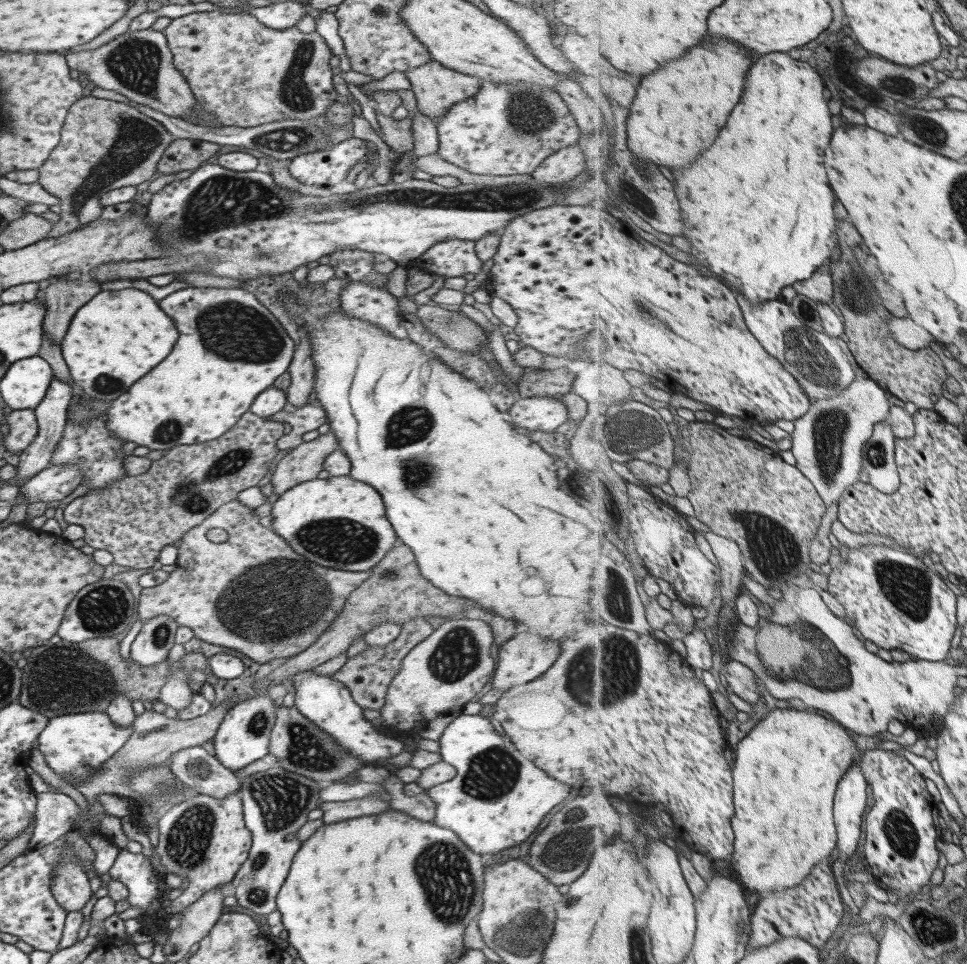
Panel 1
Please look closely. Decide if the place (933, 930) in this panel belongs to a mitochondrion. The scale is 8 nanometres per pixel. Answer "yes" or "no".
yes

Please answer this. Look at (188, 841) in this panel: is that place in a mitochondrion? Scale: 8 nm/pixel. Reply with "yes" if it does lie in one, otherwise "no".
yes

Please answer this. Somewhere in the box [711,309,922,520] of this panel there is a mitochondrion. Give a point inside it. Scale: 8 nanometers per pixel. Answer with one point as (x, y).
(820, 368)

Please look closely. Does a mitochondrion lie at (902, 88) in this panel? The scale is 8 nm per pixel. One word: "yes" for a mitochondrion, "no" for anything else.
yes

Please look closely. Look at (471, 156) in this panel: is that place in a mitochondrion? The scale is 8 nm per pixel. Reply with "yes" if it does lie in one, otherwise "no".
no

